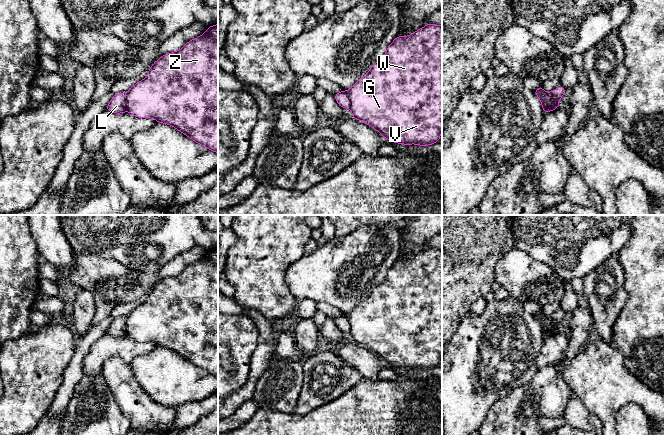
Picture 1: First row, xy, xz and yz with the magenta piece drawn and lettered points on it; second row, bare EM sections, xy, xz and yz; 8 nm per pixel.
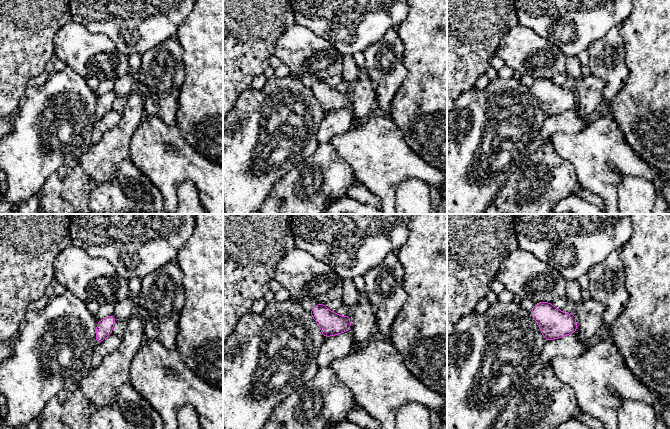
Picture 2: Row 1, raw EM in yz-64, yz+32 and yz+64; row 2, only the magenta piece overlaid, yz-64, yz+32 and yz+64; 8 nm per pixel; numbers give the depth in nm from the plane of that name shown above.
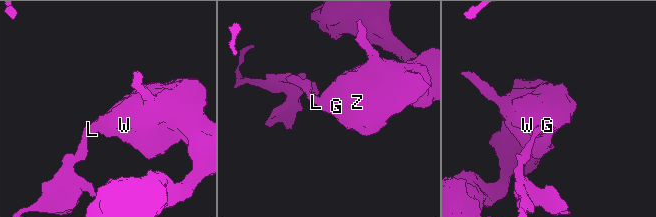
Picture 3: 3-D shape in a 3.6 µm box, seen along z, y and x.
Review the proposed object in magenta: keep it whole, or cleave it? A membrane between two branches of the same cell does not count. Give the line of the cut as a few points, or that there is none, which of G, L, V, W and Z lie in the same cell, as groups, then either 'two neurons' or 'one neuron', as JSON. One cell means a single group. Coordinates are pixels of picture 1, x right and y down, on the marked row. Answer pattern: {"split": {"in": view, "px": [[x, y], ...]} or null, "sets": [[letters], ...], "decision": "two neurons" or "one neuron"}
{"split": {"in": "xy", "px": [[125, 93], [125, 107], [127, 110]]}, "sets": [["G", "V", "W", "Z"], ["L"]], "decision": "two neurons"}

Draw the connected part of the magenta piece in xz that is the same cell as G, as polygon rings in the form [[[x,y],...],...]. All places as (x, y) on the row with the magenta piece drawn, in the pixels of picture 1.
[[[428,23],[412,35],[396,37],[384,56],[347,93],[353,118],[373,127],[384,138],[405,145],[437,143],[442,132],[442,26]]]

